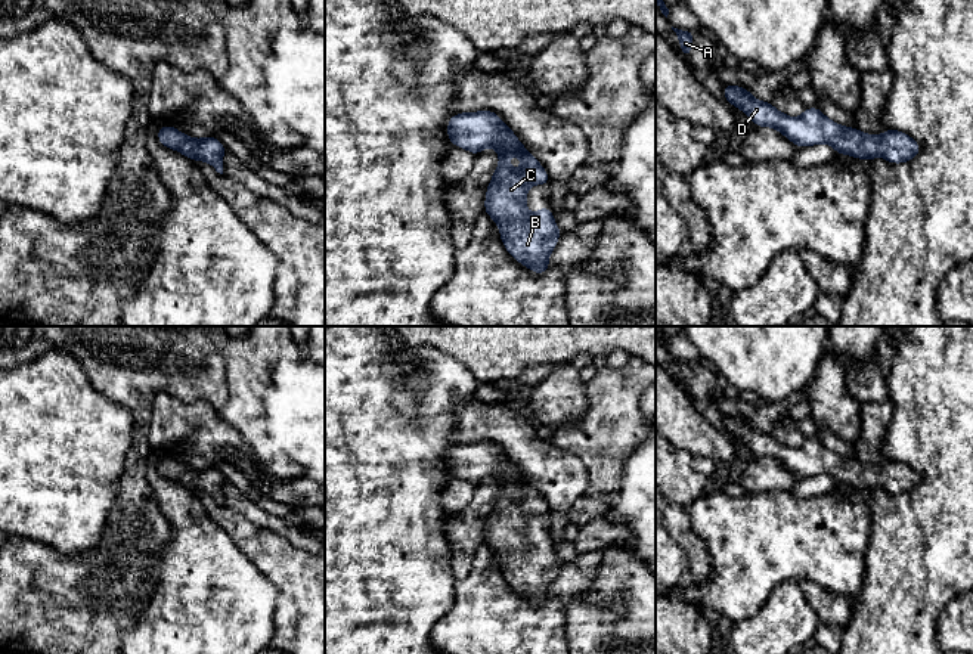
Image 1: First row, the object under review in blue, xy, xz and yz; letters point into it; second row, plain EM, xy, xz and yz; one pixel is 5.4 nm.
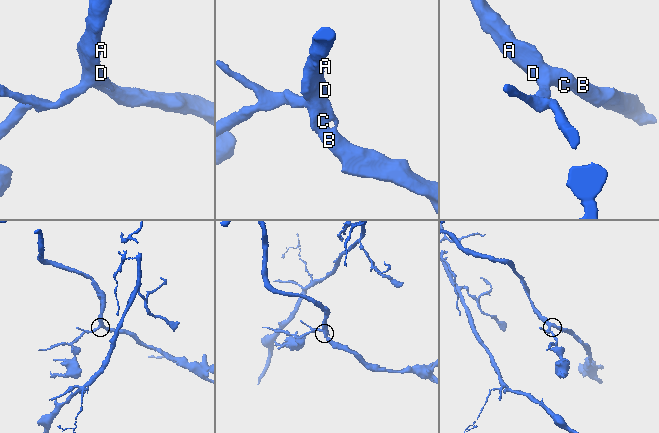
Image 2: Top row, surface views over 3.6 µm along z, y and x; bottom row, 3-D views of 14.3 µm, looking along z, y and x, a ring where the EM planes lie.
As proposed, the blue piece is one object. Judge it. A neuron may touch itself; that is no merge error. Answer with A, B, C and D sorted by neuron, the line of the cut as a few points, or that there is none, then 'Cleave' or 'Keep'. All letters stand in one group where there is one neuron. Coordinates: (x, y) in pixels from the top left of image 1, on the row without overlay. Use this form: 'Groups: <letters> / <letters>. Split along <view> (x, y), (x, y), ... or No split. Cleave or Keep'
Groups: A B C D. No split. Keep

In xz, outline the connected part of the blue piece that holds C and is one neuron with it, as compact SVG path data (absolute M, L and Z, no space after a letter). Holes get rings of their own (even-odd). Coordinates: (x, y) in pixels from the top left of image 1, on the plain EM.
M495 441L458 443L447 450L447 469L474 487L486 478L498 481L499 495L486 518L484 545L499 557L501 571L514 591L534 605L545 604L563 561L551 537L530 545L526 529L530 517L549 517L546 500ZM511 484L521 490L520 500L508 495Z

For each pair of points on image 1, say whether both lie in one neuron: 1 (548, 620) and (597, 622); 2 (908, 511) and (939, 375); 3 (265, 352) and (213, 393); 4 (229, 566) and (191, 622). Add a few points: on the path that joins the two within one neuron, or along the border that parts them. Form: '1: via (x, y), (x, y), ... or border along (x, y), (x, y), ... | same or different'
1: border along (564, 601), (564, 635), (567, 638) | different
2: via (935, 477), (935, 451), (939, 446), (939, 409) | same
3: border along (216, 350), (228, 387), (219, 411) | different
4: via (217, 579), (211, 601), (204, 608) | same

